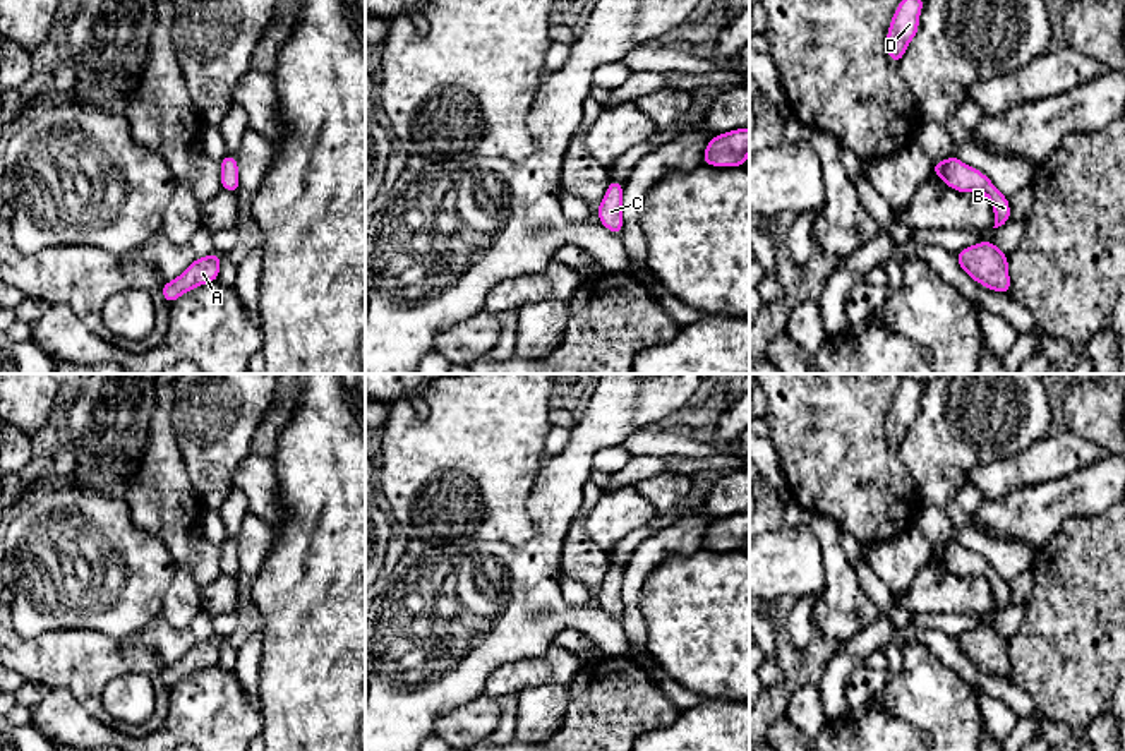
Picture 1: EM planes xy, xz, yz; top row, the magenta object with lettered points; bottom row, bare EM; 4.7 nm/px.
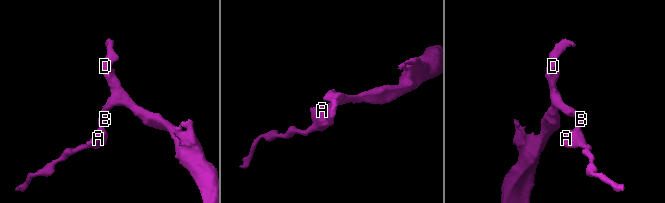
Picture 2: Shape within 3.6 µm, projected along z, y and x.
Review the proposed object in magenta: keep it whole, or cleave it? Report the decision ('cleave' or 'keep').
keep

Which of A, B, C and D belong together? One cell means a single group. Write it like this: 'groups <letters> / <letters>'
groups A B C D

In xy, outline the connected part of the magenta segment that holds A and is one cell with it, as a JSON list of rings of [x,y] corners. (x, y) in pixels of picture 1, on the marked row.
[[[214,252],[208,257],[197,257],[178,278],[163,285],[165,302],[173,303],[178,297],[201,285],[220,278],[221,254]]]

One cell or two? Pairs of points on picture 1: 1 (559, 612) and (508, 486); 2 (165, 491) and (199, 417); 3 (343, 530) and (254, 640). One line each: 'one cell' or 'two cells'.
1: two cells
2: two cells
3: two cells

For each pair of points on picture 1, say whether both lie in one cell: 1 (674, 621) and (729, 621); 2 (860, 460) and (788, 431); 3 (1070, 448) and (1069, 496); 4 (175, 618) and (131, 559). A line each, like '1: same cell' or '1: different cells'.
1: same cell
2: same cell
3: different cells
4: different cells

